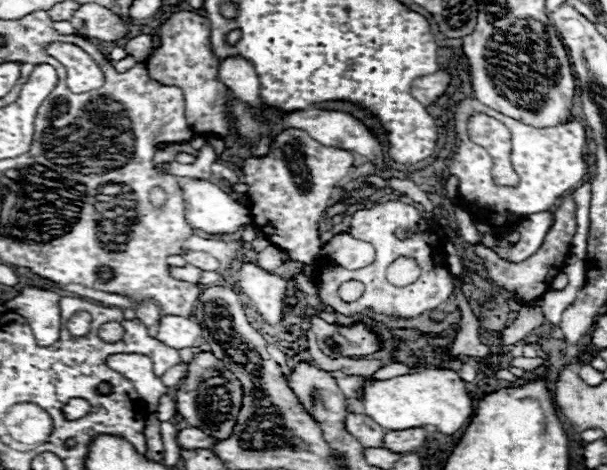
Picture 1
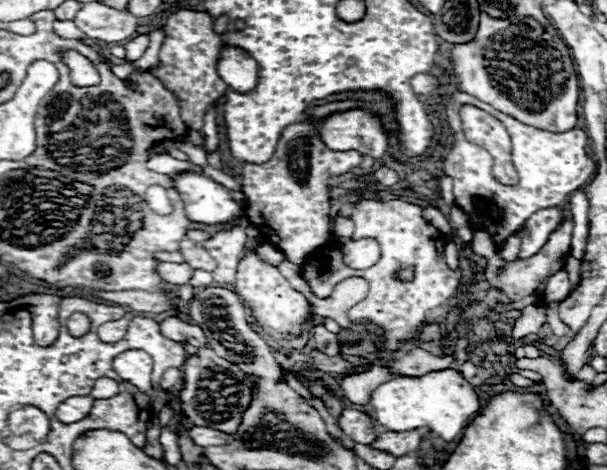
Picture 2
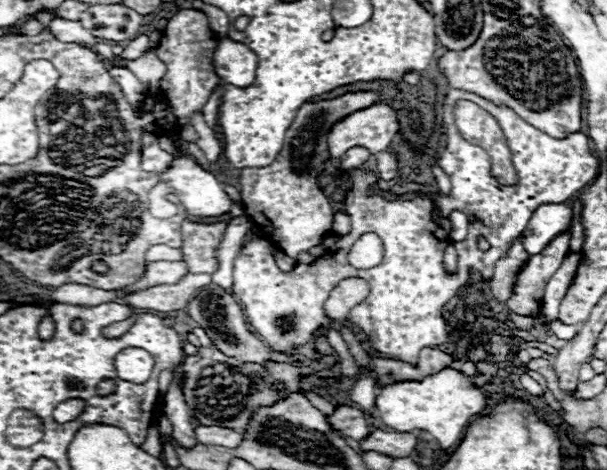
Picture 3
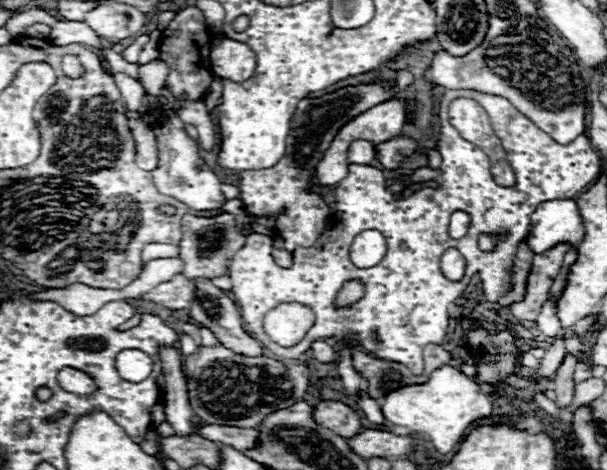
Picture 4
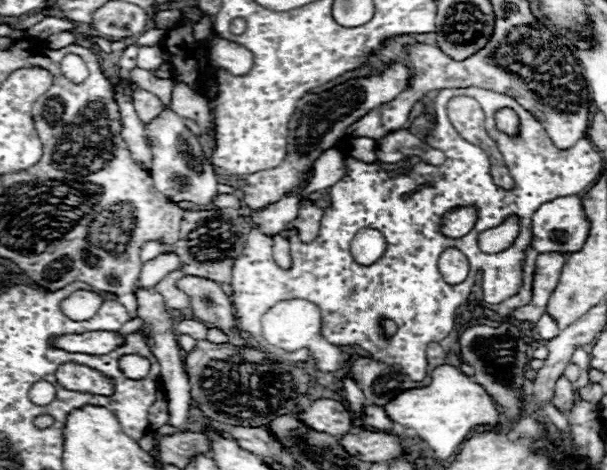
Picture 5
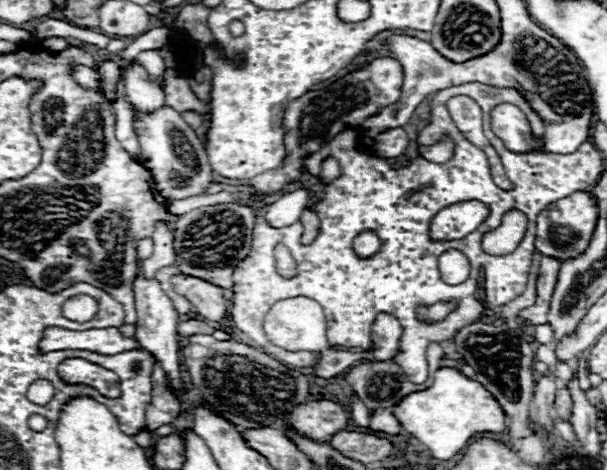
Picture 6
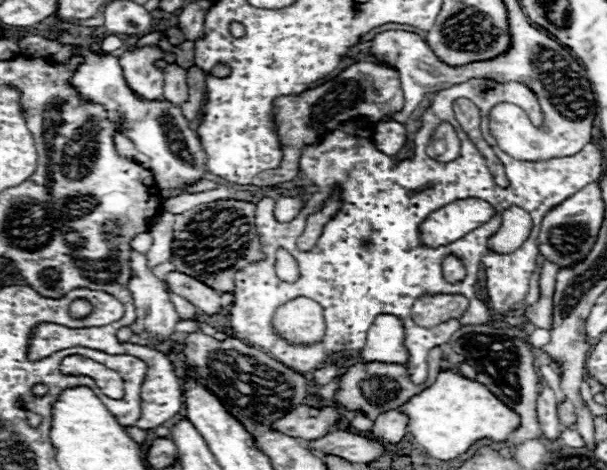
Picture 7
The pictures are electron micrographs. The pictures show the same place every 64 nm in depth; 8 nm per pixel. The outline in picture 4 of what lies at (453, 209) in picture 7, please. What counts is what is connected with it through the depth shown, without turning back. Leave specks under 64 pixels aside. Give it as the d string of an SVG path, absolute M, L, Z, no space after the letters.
M452 212L450 216L450 224L448 224L448 234L450 238L464 237L471 224L471 218L466 212Z

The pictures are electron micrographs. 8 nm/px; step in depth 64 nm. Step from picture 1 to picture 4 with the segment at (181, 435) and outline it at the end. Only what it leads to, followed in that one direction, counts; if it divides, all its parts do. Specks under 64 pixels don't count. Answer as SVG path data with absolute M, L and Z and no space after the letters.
M204 426L200 432L204 438L216 444L230 444L236 450L254 448L258 444L260 432L256 428L236 428L236 426Z

